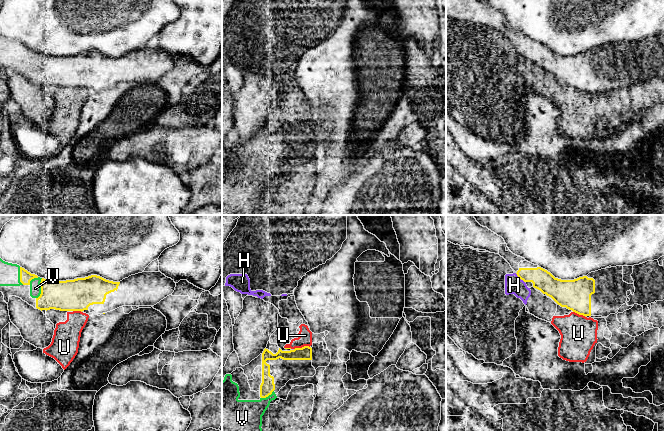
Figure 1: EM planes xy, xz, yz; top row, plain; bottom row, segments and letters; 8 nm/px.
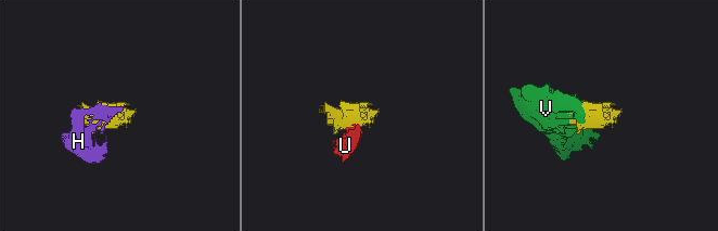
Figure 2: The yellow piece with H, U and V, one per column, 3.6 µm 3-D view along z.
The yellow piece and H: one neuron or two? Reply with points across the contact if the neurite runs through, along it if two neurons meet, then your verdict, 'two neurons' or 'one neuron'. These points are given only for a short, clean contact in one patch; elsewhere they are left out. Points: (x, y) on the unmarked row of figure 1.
along yz (515, 49), (524, 58) | two neurons

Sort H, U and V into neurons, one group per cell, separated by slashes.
H U / V

